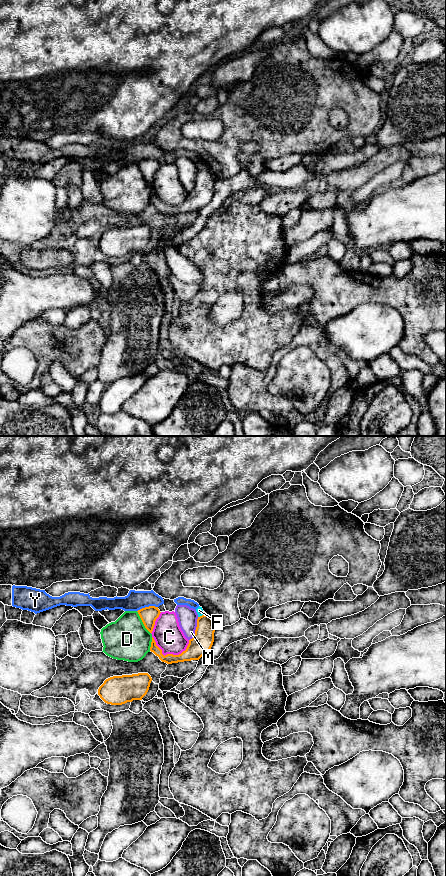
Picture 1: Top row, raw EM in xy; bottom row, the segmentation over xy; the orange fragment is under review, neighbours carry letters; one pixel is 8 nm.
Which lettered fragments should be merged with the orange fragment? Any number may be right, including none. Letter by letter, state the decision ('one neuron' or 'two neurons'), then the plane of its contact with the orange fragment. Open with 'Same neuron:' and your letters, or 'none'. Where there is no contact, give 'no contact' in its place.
Same neuron: none
C: two neurons | xy
D: two neurons | xy
F: two neurons | xy
M: two neurons | xy
Y: two neurons | xy

